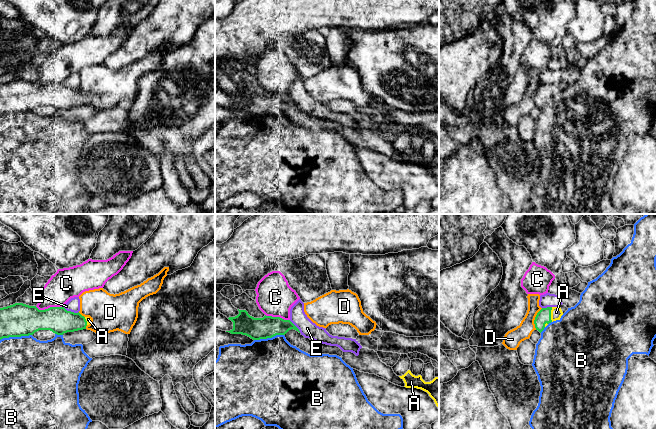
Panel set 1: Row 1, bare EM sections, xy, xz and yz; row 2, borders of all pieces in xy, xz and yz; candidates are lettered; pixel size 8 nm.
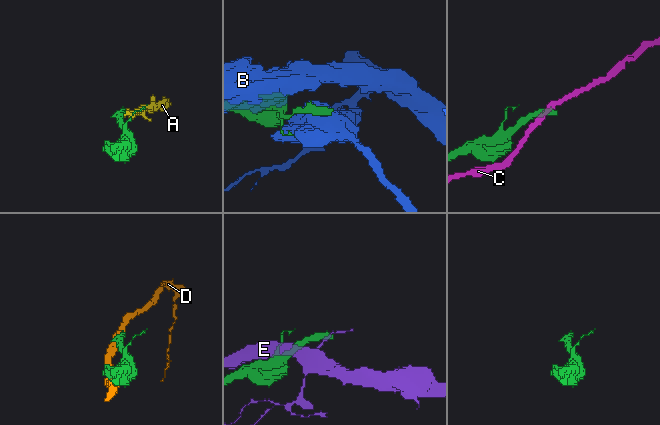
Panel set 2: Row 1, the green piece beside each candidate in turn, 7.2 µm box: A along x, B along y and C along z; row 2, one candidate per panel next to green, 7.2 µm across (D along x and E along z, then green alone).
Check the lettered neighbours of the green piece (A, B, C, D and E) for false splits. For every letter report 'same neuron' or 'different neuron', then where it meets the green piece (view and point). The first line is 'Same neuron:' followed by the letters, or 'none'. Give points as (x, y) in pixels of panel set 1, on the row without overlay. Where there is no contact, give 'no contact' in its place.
Same neuron: A
A: same neuron | yz (550, 90)
B: different neuron | xy (15, 112)
C: different neuron | xy (49, 84)
D: different neuron | yz (535, 95)
E: different neuron | xy (70, 87)

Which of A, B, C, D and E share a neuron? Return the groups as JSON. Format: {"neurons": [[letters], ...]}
{"neurons": [["A"], ["B"], ["C"], ["D"], ["E"]]}

